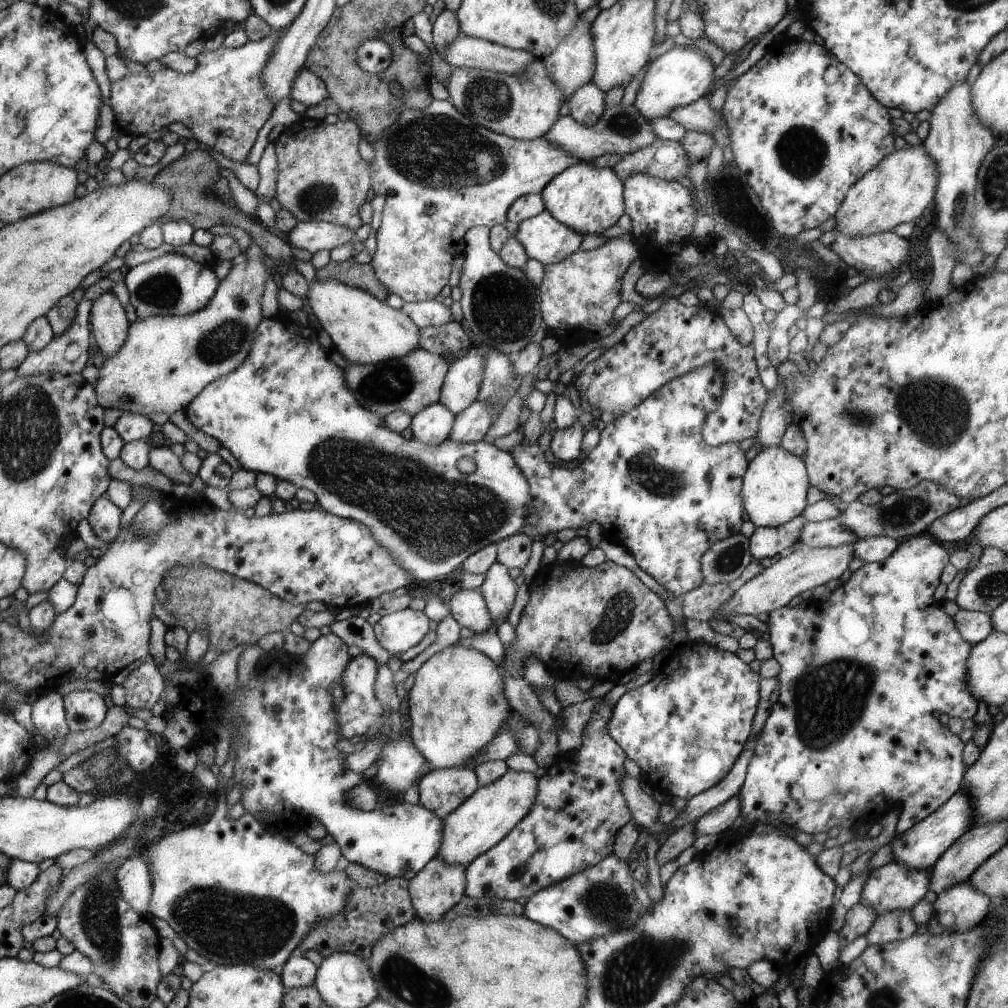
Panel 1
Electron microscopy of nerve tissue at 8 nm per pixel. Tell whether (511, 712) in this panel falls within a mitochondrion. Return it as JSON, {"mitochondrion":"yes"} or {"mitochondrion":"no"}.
{"mitochondrion":"no"}

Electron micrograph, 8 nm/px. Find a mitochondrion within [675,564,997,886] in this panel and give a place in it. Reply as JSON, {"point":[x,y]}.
{"point":[828,700]}

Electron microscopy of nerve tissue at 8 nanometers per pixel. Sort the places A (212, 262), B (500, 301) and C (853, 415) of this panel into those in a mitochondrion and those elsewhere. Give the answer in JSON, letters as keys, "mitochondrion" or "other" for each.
{"A":"other","B":"mitochondrion","C":"mitochondrion"}

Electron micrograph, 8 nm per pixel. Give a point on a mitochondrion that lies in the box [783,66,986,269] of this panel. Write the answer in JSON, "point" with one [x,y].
{"point":[960,216]}

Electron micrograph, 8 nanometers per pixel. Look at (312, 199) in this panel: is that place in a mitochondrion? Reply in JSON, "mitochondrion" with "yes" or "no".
{"mitochondrion":"yes"}

